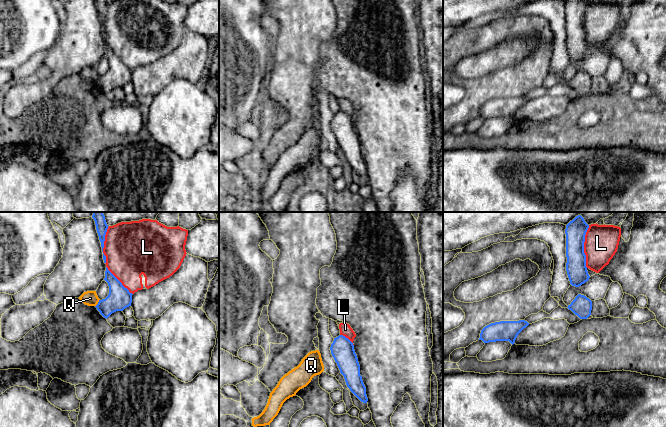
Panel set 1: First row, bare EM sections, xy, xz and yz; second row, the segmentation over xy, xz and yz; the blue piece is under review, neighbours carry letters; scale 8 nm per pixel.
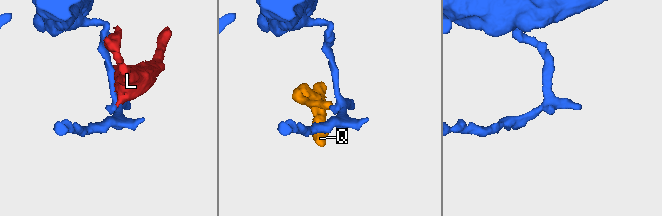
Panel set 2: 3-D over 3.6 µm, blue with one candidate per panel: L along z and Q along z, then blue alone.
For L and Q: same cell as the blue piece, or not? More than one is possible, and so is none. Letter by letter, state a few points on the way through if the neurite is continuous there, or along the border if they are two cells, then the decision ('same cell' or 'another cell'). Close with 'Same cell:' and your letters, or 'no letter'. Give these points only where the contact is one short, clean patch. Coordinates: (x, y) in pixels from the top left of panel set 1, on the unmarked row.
L: another cell
Q: along xy (99, 75), (95, 82) | another cell
Same cell: no letter

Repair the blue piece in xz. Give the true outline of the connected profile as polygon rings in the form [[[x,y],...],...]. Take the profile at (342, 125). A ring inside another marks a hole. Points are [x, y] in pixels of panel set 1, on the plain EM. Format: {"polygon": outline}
{"polygon": [[[343,111],[334,114],[331,130],[344,152],[347,163],[363,179],[367,179],[366,163],[360,151],[360,141],[353,119]]]}

